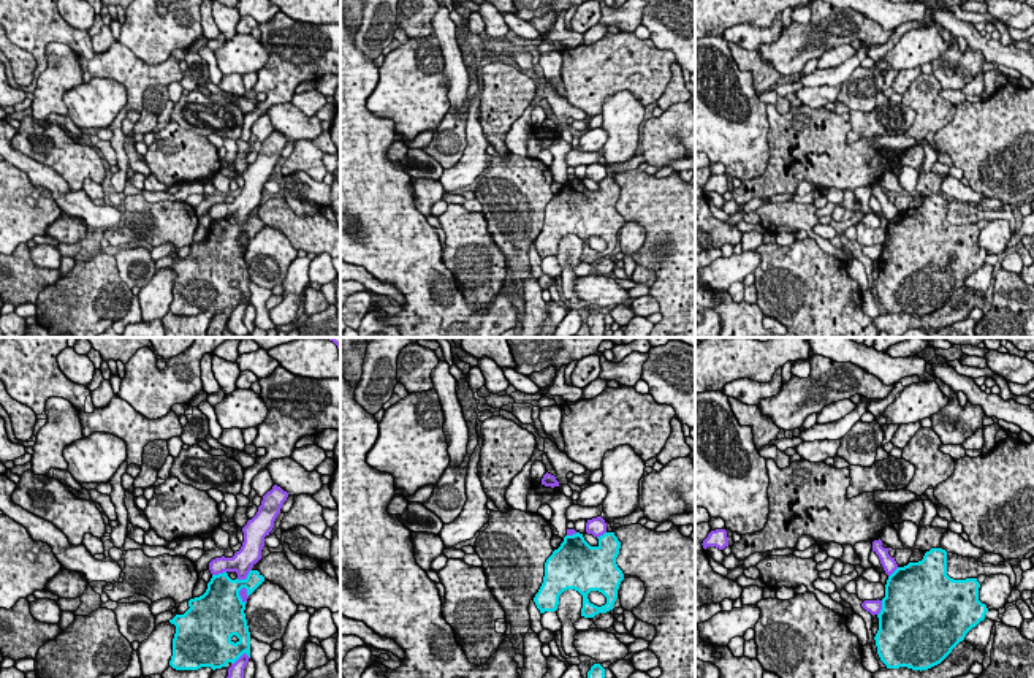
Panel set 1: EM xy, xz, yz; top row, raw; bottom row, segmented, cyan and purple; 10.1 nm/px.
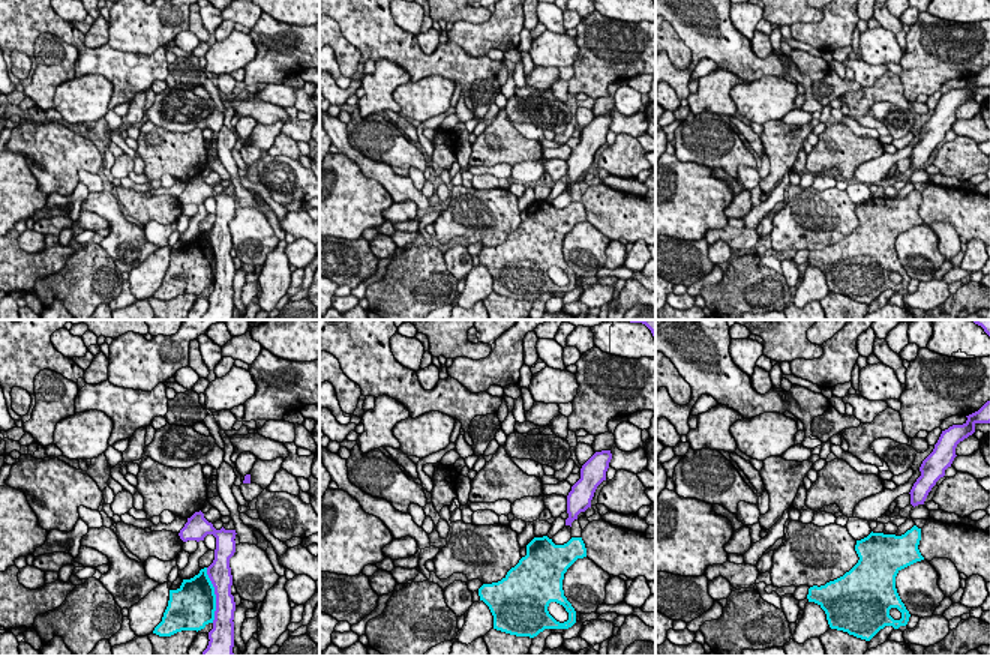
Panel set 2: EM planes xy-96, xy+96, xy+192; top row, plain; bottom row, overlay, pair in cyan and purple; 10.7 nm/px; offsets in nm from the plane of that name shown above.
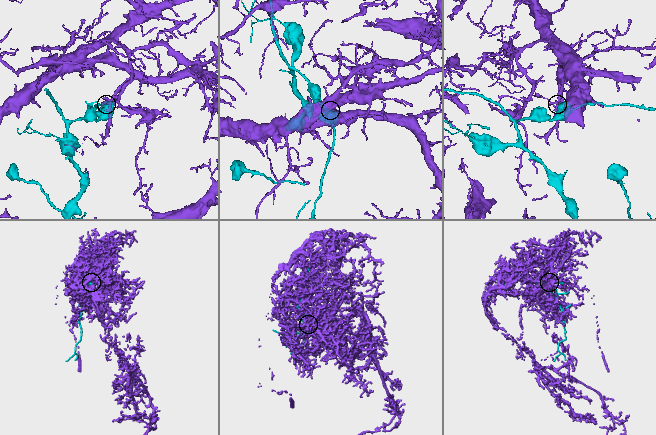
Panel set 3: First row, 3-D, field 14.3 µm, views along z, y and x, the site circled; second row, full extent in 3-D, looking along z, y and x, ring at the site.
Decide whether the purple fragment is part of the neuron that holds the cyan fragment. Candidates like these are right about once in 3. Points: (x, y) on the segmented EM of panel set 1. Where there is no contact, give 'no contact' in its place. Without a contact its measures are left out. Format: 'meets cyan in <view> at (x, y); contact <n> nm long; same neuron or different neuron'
meets cyan in xy at (239, 656); contact 200 nm long; different neuron

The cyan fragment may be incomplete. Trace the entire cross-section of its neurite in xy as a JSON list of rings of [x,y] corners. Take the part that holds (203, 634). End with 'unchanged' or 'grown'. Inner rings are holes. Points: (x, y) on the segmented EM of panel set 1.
[[[250,570],[245,580],[231,580],[226,572],[212,575],[203,596],[188,600],[188,610],[169,619],[176,626],[173,638],[173,656],[169,665],[176,670],[212,670],[234,664],[244,653],[250,657],[250,632],[245,619],[245,604],[239,591],[247,589],[250,596],[264,577],[258,570]]]; unchanged

